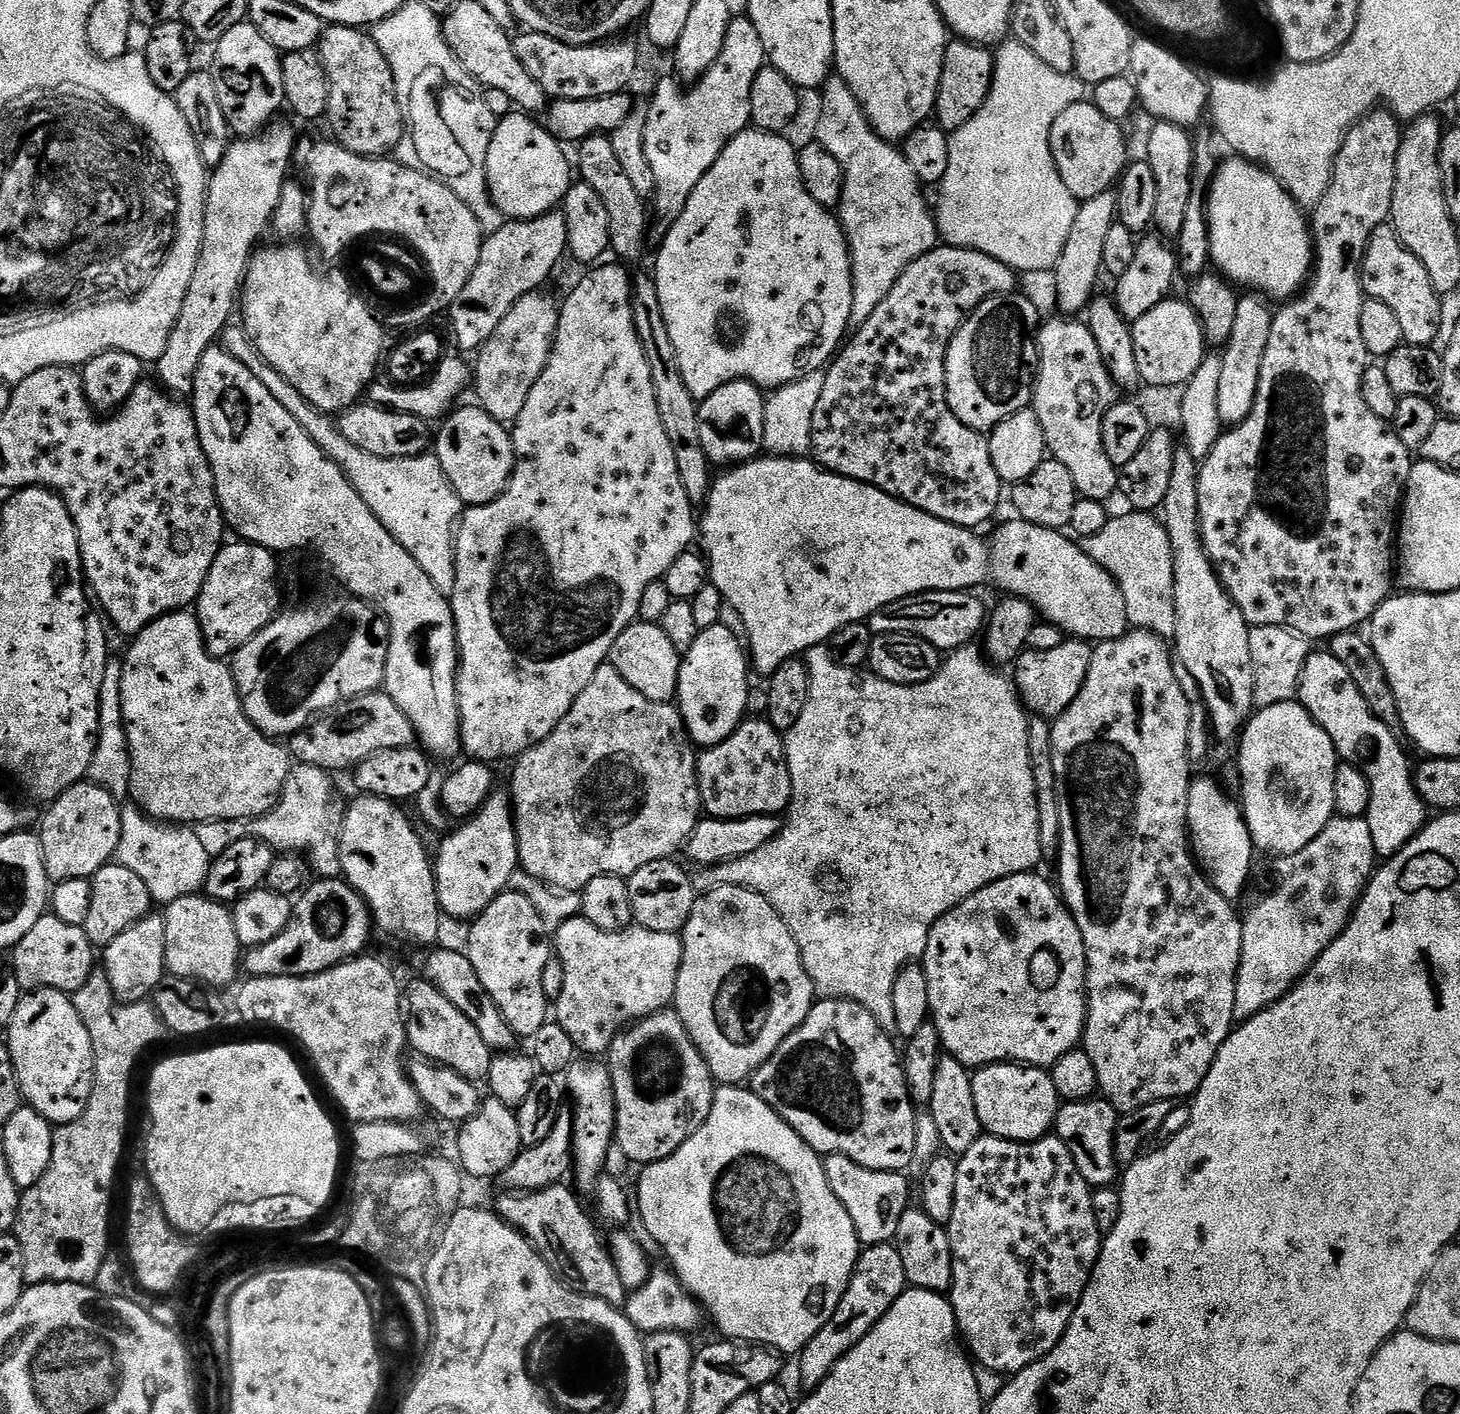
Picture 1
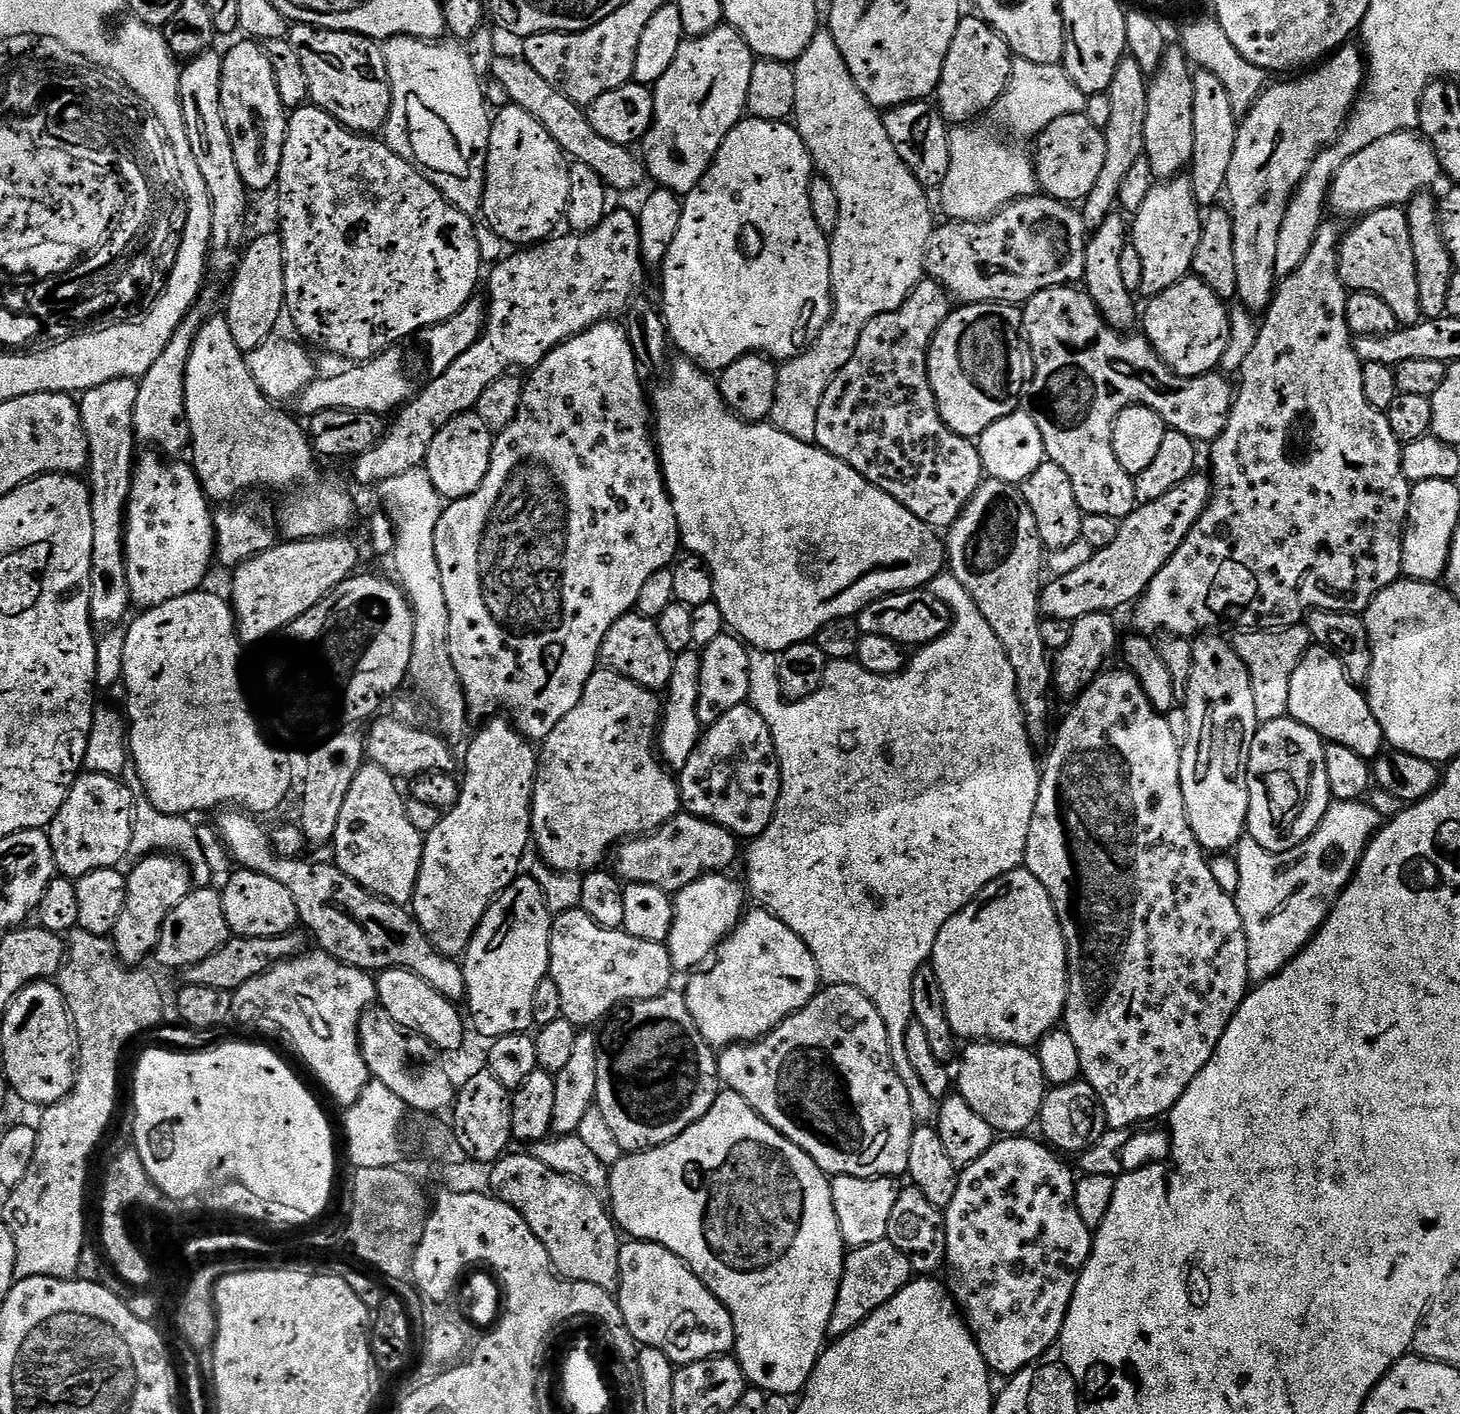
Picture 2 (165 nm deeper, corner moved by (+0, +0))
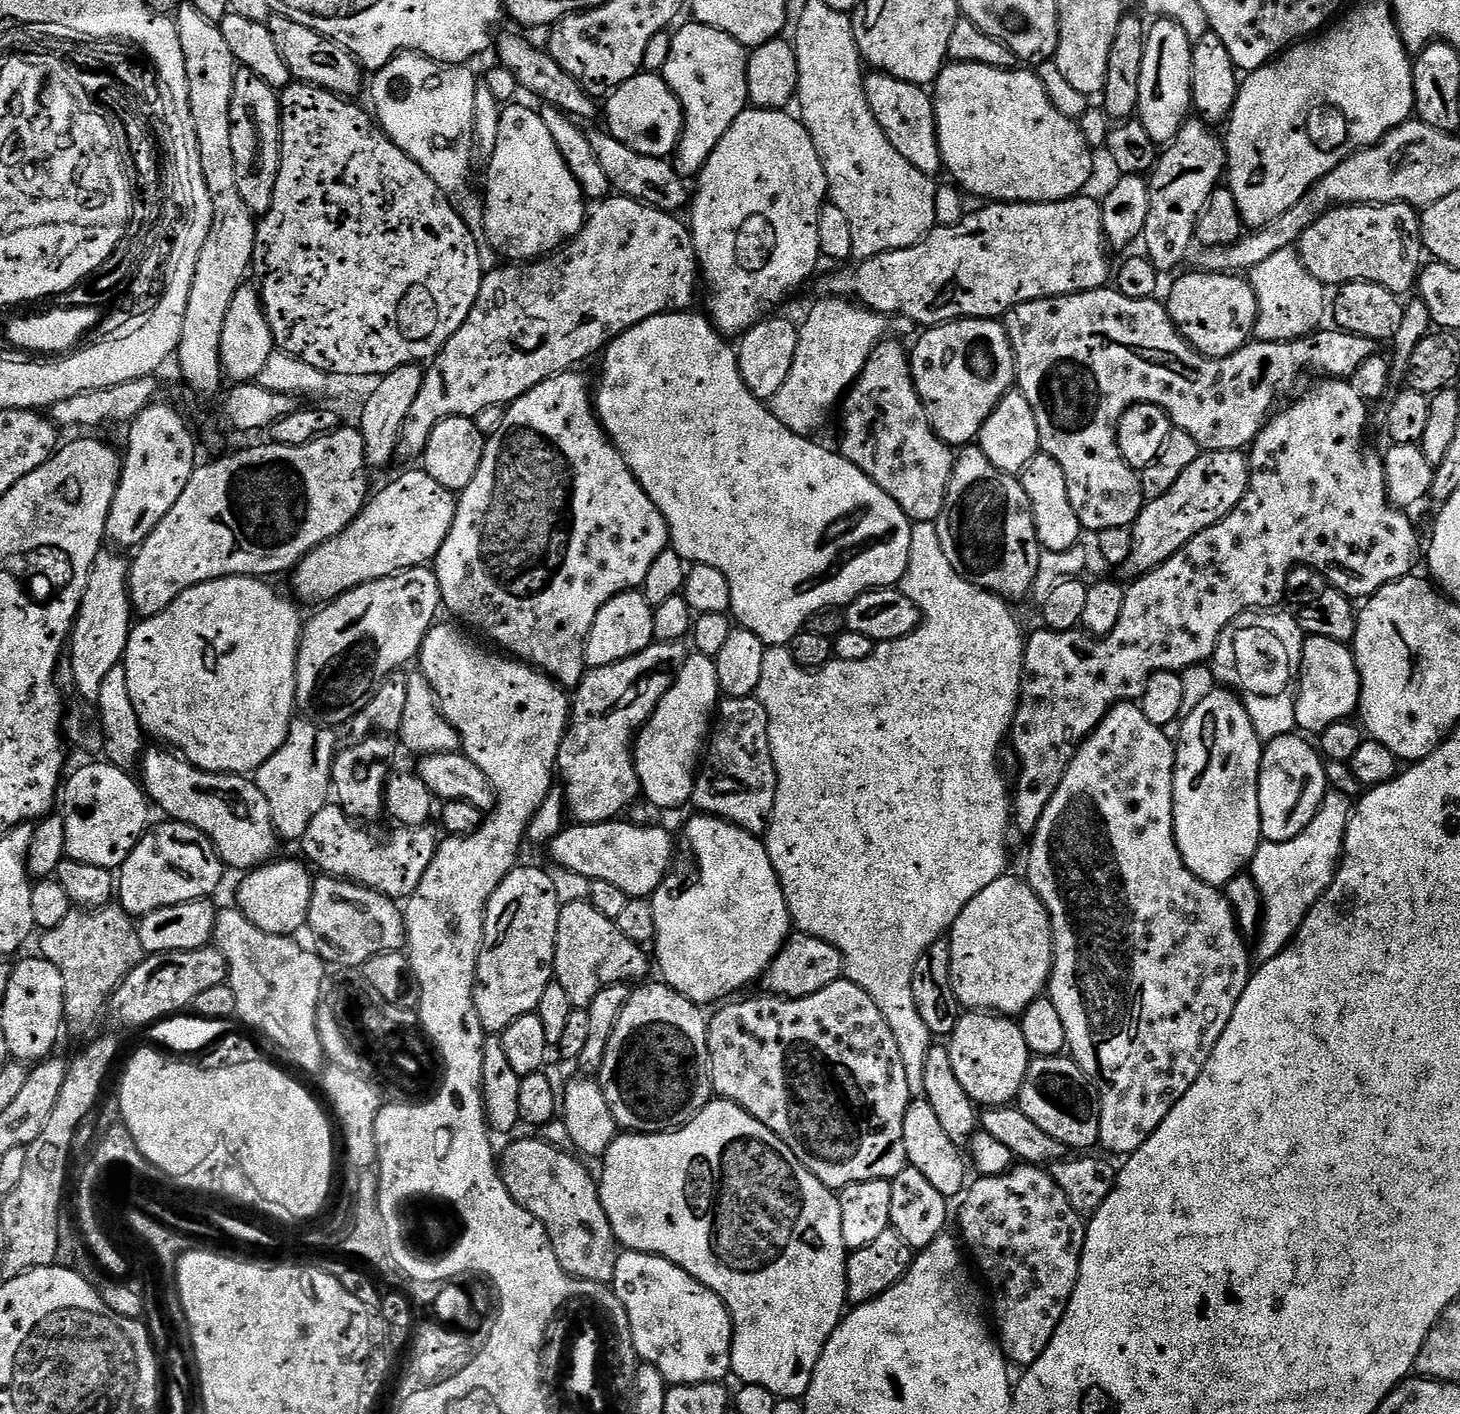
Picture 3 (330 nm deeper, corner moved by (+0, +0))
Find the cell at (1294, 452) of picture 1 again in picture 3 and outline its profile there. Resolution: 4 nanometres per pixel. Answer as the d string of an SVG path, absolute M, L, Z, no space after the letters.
M1324 378L1319 381L1321 384L1313 386L1309 392L1301 391L1287 405L1288 409L1277 411L1272 419L1268 421L1265 428L1256 435L1255 440L1250 445L1250 455L1248 456L1248 466L1252 477L1248 483L1246 494L1242 502L1226 518L1222 518L1214 526L1202 530L1178 554L1174 554L1164 564L1159 564L1153 572L1147 572L1145 576L1133 579L1132 585L1127 585L1122 602L1122 618L1118 618L1118 626L1109 636L1103 638L1093 638L1083 630L1074 632L1049 632L1039 630L1027 637L1024 645L1024 678L1020 681L1020 707L1016 710L1016 718L1012 721L1010 733L1010 748L1016 751L1016 756L1020 759L1020 777L1014 780L1014 799L1012 810L1014 813L1014 828L1024 835L1024 838L1031 837L1035 832L1038 822L1042 818L1042 810L1054 798L1054 790L1062 782L1070 762L1076 756L1084 739L1094 731L1097 726L1104 721L1106 714L1116 704L1125 702L1136 702L1143 697L1148 690L1150 678L1156 672L1178 672L1185 668L1194 668L1208 662L1211 656L1215 657L1218 652L1220 635L1224 633L1225 626L1242 613L1249 610L1272 610L1277 607L1280 599L1285 599L1288 591L1288 576L1293 568L1301 566L1312 569L1313 572L1324 577L1332 587L1338 589L1342 595L1360 602L1369 596L1373 596L1382 586L1386 586L1395 580L1401 580L1403 576L1413 575L1416 559L1422 556L1422 540L1416 537L1416 528L1412 525L1412 520L1408 517L1407 511L1401 510L1390 502L1388 494L1388 473L1384 470L1384 461L1381 453L1364 452L1364 439L1368 436L1368 408L1369 401L1363 400L1354 390L1354 386L1344 378Z

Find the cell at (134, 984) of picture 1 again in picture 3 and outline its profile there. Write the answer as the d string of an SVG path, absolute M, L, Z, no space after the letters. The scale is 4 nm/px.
M175 822L163 823L157 828L156 825L149 827L138 846L130 850L126 862L118 869L118 904L133 918L149 916L154 910L162 910L166 906L215 897L224 880L226 865L214 842L210 842L202 830Z

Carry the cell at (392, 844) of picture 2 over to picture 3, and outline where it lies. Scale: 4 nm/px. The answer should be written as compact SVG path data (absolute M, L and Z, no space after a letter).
M373 734L357 739L352 742L356 744L349 748L341 747L337 751L336 760L332 764L332 792L335 803L348 816L368 821L384 812L384 787L393 767L392 755L398 751L397 745L392 745L388 740L391 739L387 735Z

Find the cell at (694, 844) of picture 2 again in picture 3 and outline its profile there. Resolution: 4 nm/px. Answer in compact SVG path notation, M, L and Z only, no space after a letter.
M628 818L597 824L573 823L552 840L551 861L566 870L574 870L574 874L582 874L587 880L619 886L630 898L651 898L664 877L673 871L672 859L676 856L671 834L660 827L634 824Z

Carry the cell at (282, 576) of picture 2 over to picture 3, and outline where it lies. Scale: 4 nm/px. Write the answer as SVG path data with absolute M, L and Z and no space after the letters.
M417 470L402 473L397 480L390 481L377 496L375 493L369 499L345 532L310 550L310 554L300 560L290 576L292 588L296 591L295 599L300 602L309 600L315 606L323 606L331 604L351 588L357 588L371 580L394 576L408 568L431 565L438 550L442 550L442 542L446 542L446 534L450 534L450 526L454 526L457 499L457 493L438 486L438 482L434 482L428 472Z

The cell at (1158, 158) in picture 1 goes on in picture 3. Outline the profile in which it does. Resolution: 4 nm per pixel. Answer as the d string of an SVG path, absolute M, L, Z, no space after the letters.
M1163 18L1155 21L1156 25L1148 28L1146 54L1142 54L1142 82L1138 82L1138 119L1146 126L1150 138L1157 146L1167 146L1178 134L1178 130L1189 119L1192 108L1192 65L1193 41L1178 26L1178 22Z

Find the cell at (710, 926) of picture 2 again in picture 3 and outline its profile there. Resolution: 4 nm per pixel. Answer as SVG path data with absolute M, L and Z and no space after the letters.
M696 814L693 817L693 820L684 828L684 840L688 843L688 848L692 851L693 858L696 859L696 869L692 873L676 870L665 876L656 893L650 898L654 906L654 930L656 931L656 939L654 941L656 956L654 952L654 960L655 963L656 960L660 963L660 972L664 975L661 976L663 983L670 985L674 991L682 994L687 1000L693 1000L695 1004L701 1006L712 1004L711 1006L716 1006L740 994L735 994L735 992L742 991L747 984L752 984L755 980L757 983L763 977L764 973L768 971L768 968L774 962L776 955L784 949L784 944L788 941L794 925L790 910L786 906L786 894L782 894L780 879L770 862L767 843L761 837L753 836L751 832L742 830L725 820L719 820L716 816Z

